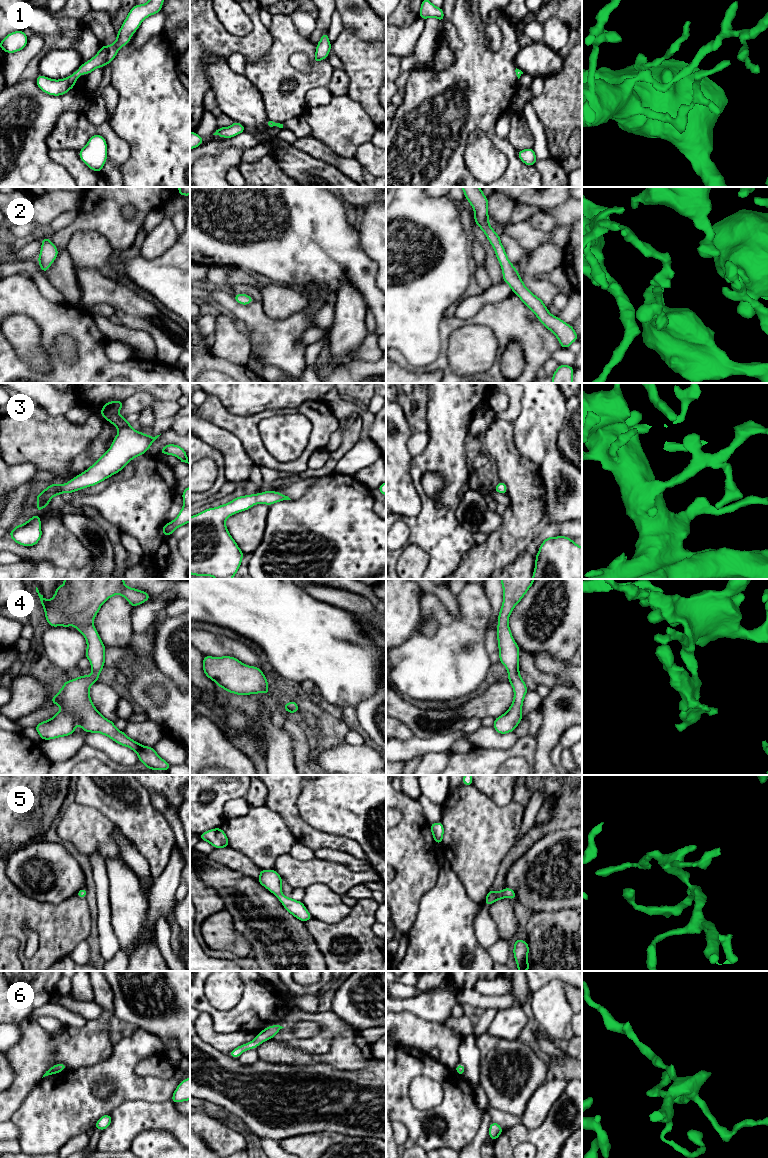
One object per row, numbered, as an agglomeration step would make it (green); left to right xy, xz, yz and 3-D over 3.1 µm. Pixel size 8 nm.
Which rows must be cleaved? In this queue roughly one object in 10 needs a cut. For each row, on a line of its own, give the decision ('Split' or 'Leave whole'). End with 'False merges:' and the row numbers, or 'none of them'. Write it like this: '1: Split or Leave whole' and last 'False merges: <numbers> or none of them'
1: Leave whole
2: Leave whole
3: Leave whole
4: Leave whole
5: Leave whole
6: Leave whole
False merges: none of them

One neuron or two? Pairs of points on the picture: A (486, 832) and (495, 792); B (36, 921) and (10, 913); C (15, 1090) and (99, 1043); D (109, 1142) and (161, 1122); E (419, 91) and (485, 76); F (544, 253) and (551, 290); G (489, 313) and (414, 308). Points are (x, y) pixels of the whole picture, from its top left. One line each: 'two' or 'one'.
A: two
B: one
C: one
D: one
E: one
F: one
G: two

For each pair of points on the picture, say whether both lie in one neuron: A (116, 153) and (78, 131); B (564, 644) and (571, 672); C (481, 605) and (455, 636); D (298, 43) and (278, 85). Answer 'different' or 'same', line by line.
A: same
B: different
C: same
D: same

